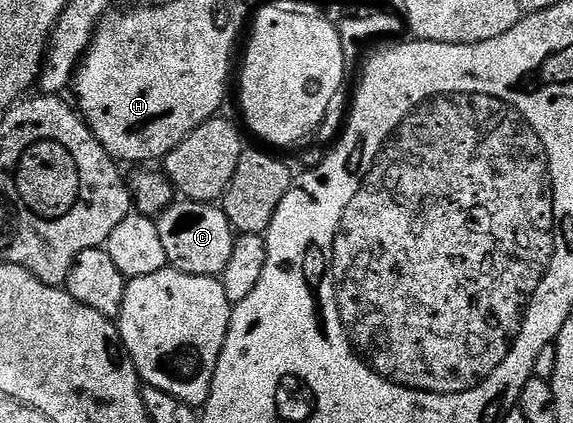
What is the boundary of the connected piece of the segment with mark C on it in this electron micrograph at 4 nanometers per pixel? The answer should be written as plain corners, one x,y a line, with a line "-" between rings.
176,200
158,215
157,232
161,232
161,241
170,269
180,270
189,276
206,278
222,276
225,264
229,264
229,256
233,252
237,237
222,205
190,200

